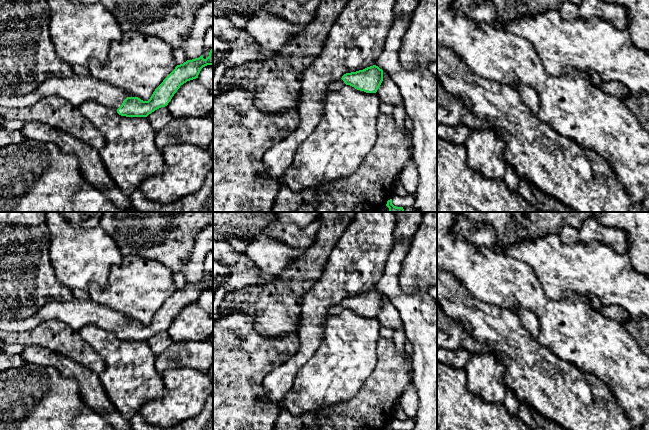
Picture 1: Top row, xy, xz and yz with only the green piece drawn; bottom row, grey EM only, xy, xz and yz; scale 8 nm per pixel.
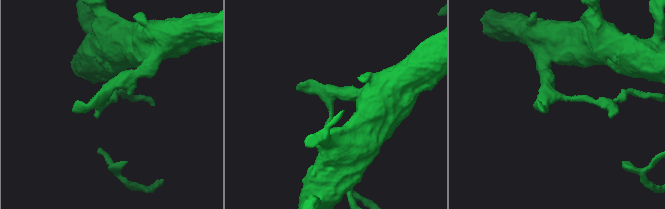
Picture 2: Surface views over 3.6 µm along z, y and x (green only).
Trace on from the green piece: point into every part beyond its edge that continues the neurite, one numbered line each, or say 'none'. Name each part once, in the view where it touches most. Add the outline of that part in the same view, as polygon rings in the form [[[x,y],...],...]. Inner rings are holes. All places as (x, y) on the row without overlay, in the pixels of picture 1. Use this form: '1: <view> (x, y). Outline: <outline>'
1: xy (77, 313). Outline: [[[74,298],[69,302],[51,301],[42,306],[33,316],[41,321],[58,319],[75,330],[94,324],[101,329],[118,333],[127,318],[109,307],[93,302],[91,299]]]

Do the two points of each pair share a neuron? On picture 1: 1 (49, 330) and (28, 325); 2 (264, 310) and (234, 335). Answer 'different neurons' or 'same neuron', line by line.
1: different neurons
2: different neurons

